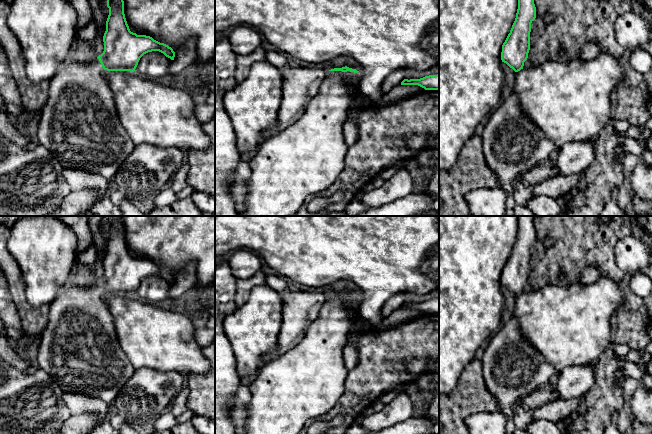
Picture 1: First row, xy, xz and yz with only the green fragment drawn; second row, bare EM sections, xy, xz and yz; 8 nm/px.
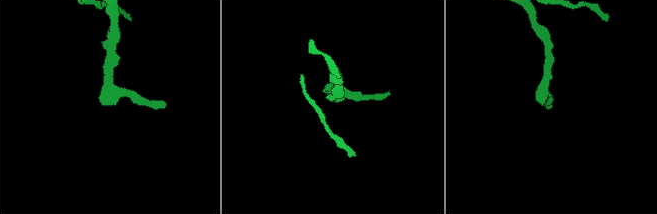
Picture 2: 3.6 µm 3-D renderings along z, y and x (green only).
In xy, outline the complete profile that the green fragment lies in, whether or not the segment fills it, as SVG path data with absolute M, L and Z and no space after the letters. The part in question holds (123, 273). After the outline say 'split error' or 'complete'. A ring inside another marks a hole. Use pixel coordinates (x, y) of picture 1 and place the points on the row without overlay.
M106 216L106 222L109 239L103 260L104 275L89 287L71 286L53 300L37 360L39 368L48 373L63 392L81 393L113 404L136 369L121 348L113 318L103 297L105 294L134 296L140 282L148 276L159 275L171 284L174 284L175 276L150 260L130 255L121 216Z; split error

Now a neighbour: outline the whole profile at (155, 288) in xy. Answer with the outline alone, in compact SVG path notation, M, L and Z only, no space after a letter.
M159 275L144 278L135 293L135 296L143 302L154 304L168 299L173 284Z

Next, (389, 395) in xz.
M399 386L392 390L386 391L377 401L388 404L390 401L392 401L398 394L403 393L405 390L404 387Z

